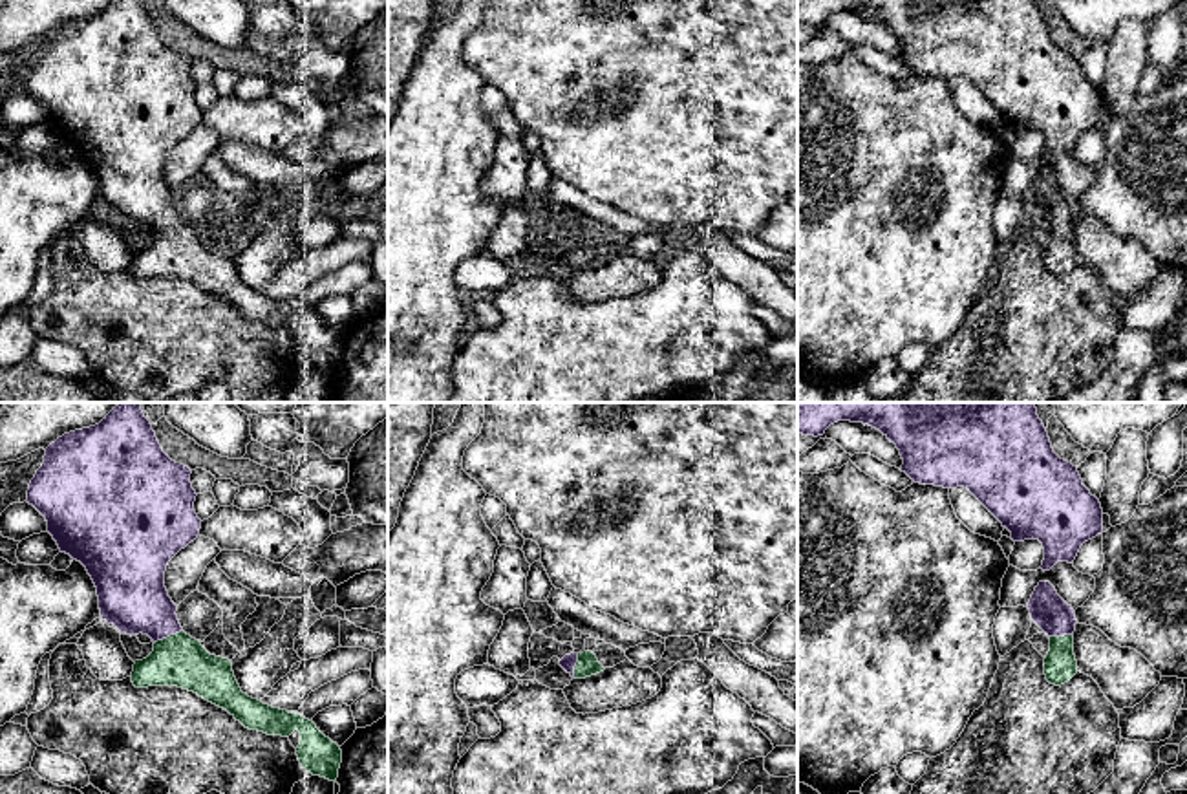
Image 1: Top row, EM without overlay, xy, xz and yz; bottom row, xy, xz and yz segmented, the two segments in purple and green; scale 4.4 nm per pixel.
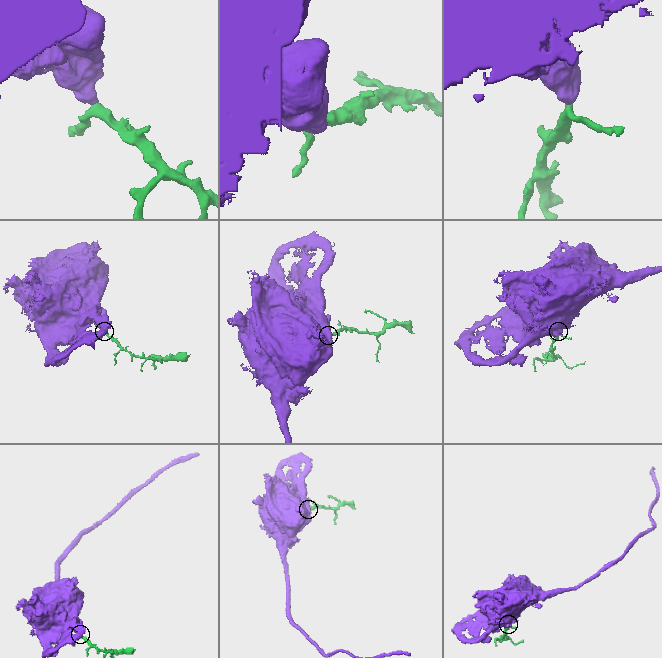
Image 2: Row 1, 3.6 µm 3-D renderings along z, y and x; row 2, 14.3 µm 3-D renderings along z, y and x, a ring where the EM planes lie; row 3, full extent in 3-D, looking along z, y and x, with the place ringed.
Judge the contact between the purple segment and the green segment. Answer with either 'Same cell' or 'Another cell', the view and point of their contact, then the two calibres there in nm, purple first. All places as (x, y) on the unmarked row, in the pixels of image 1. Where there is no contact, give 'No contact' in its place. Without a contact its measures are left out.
Same cell. Touches purple at xy (169, 225). Thickness 300 nm (purple) against 220 nm

